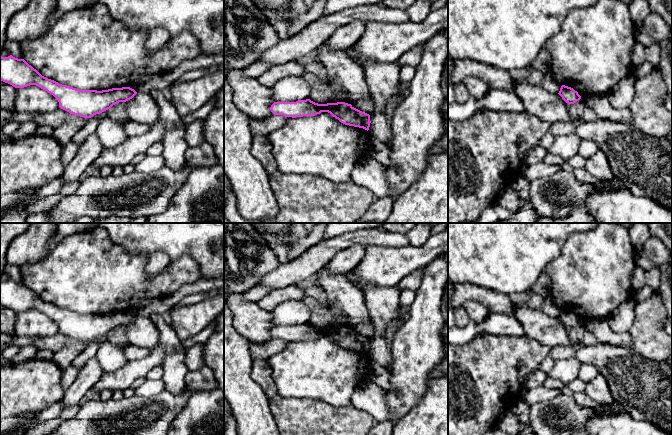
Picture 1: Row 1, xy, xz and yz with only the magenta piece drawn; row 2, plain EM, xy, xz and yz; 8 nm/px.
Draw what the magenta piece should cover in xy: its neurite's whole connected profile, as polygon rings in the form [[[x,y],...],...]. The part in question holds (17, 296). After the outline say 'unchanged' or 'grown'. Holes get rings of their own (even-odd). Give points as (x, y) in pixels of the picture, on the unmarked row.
[[[12,279],[0,280],[0,304],[15,312],[36,309],[52,318],[59,326],[59,331],[70,338],[91,342],[119,326],[132,323],[137,316],[130,311],[108,314],[79,314],[42,300],[24,283]]] | unchanged

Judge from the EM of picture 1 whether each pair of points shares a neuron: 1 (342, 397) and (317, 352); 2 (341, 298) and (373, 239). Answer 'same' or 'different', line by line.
1: same
2: different

